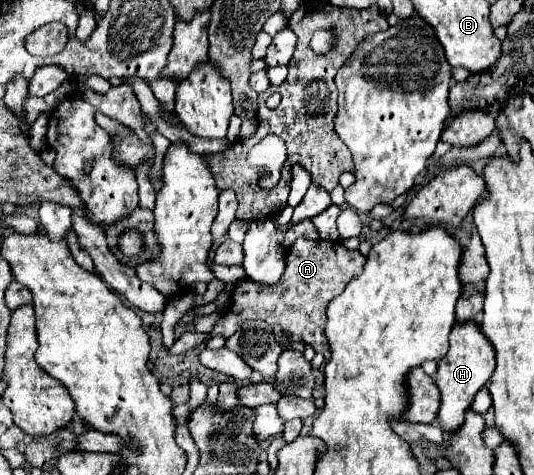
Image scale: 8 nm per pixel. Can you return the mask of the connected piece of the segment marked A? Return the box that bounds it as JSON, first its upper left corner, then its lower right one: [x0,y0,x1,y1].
[209,237,365,357]

